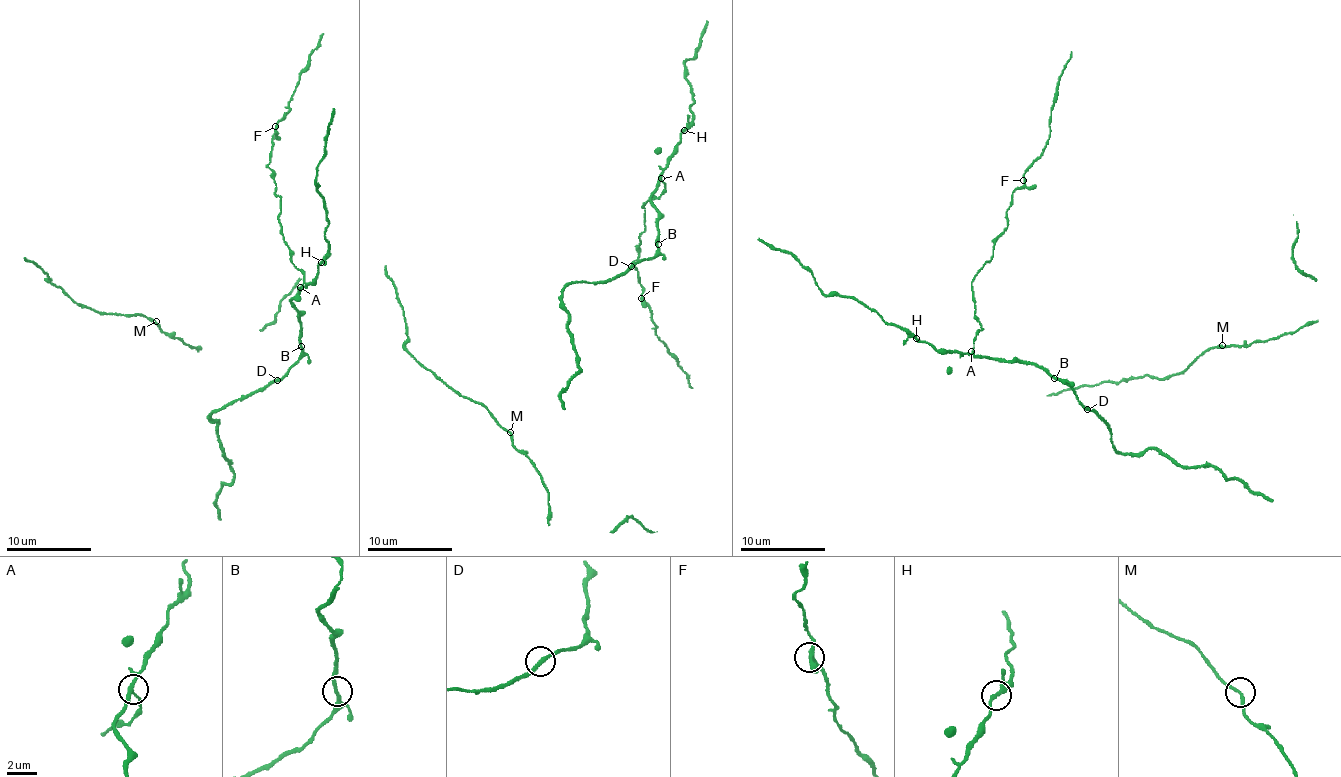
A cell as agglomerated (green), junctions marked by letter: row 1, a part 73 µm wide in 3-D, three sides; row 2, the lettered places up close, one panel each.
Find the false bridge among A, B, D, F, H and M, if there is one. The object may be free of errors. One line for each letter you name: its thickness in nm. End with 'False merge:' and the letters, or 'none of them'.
False merge: none of them

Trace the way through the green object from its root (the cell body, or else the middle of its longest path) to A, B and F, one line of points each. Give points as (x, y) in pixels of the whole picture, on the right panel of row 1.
A: (1085, 406), (1067, 385), (1041, 368), (1024, 361), (1005, 362), (975, 356), (971, 351)
B: (1085, 406), (1067, 385), (1054, 378)
F: (1085, 406), (1041, 368), (973, 354), (982, 325), (974, 314), (974, 275), (991, 259), (1023, 180)

